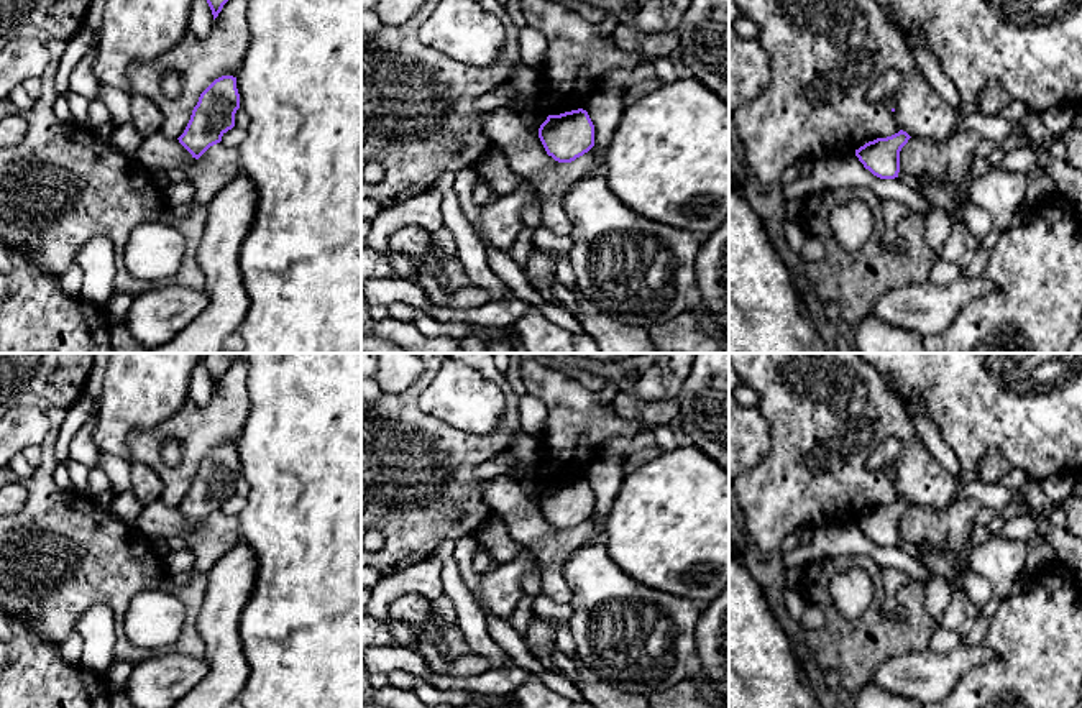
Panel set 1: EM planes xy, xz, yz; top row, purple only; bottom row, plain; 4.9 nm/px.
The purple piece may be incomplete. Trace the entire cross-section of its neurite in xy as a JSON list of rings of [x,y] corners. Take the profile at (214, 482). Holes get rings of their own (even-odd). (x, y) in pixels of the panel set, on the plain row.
[[[222,444],[215,447],[199,465],[190,488],[179,511],[199,527],[210,514],[235,494],[235,481],[240,476],[236,445]]]

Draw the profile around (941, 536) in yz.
[[[975,498],[959,499],[947,509],[910,506],[900,519],[900,539],[915,545],[924,567],[951,585],[951,603],[939,626],[961,637],[970,634],[980,616],[980,609],[964,590],[964,575],[969,573],[975,547],[970,532],[982,506]]]

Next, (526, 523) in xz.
[[[493,476],[483,480],[481,488],[484,501],[504,519],[511,537],[539,560],[540,595],[558,605],[570,603],[571,590],[563,577],[565,565],[589,537],[604,529],[604,522],[594,513],[575,529],[558,531],[547,522],[539,499],[530,498],[514,478]]]

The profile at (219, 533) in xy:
[[[161,499],[144,504],[135,527],[148,539],[182,537],[194,554],[195,572],[209,572],[240,539],[240,521],[222,511],[195,527],[177,506]]]

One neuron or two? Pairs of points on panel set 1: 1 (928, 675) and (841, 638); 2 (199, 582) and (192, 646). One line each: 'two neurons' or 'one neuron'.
1: two neurons
2: one neuron

